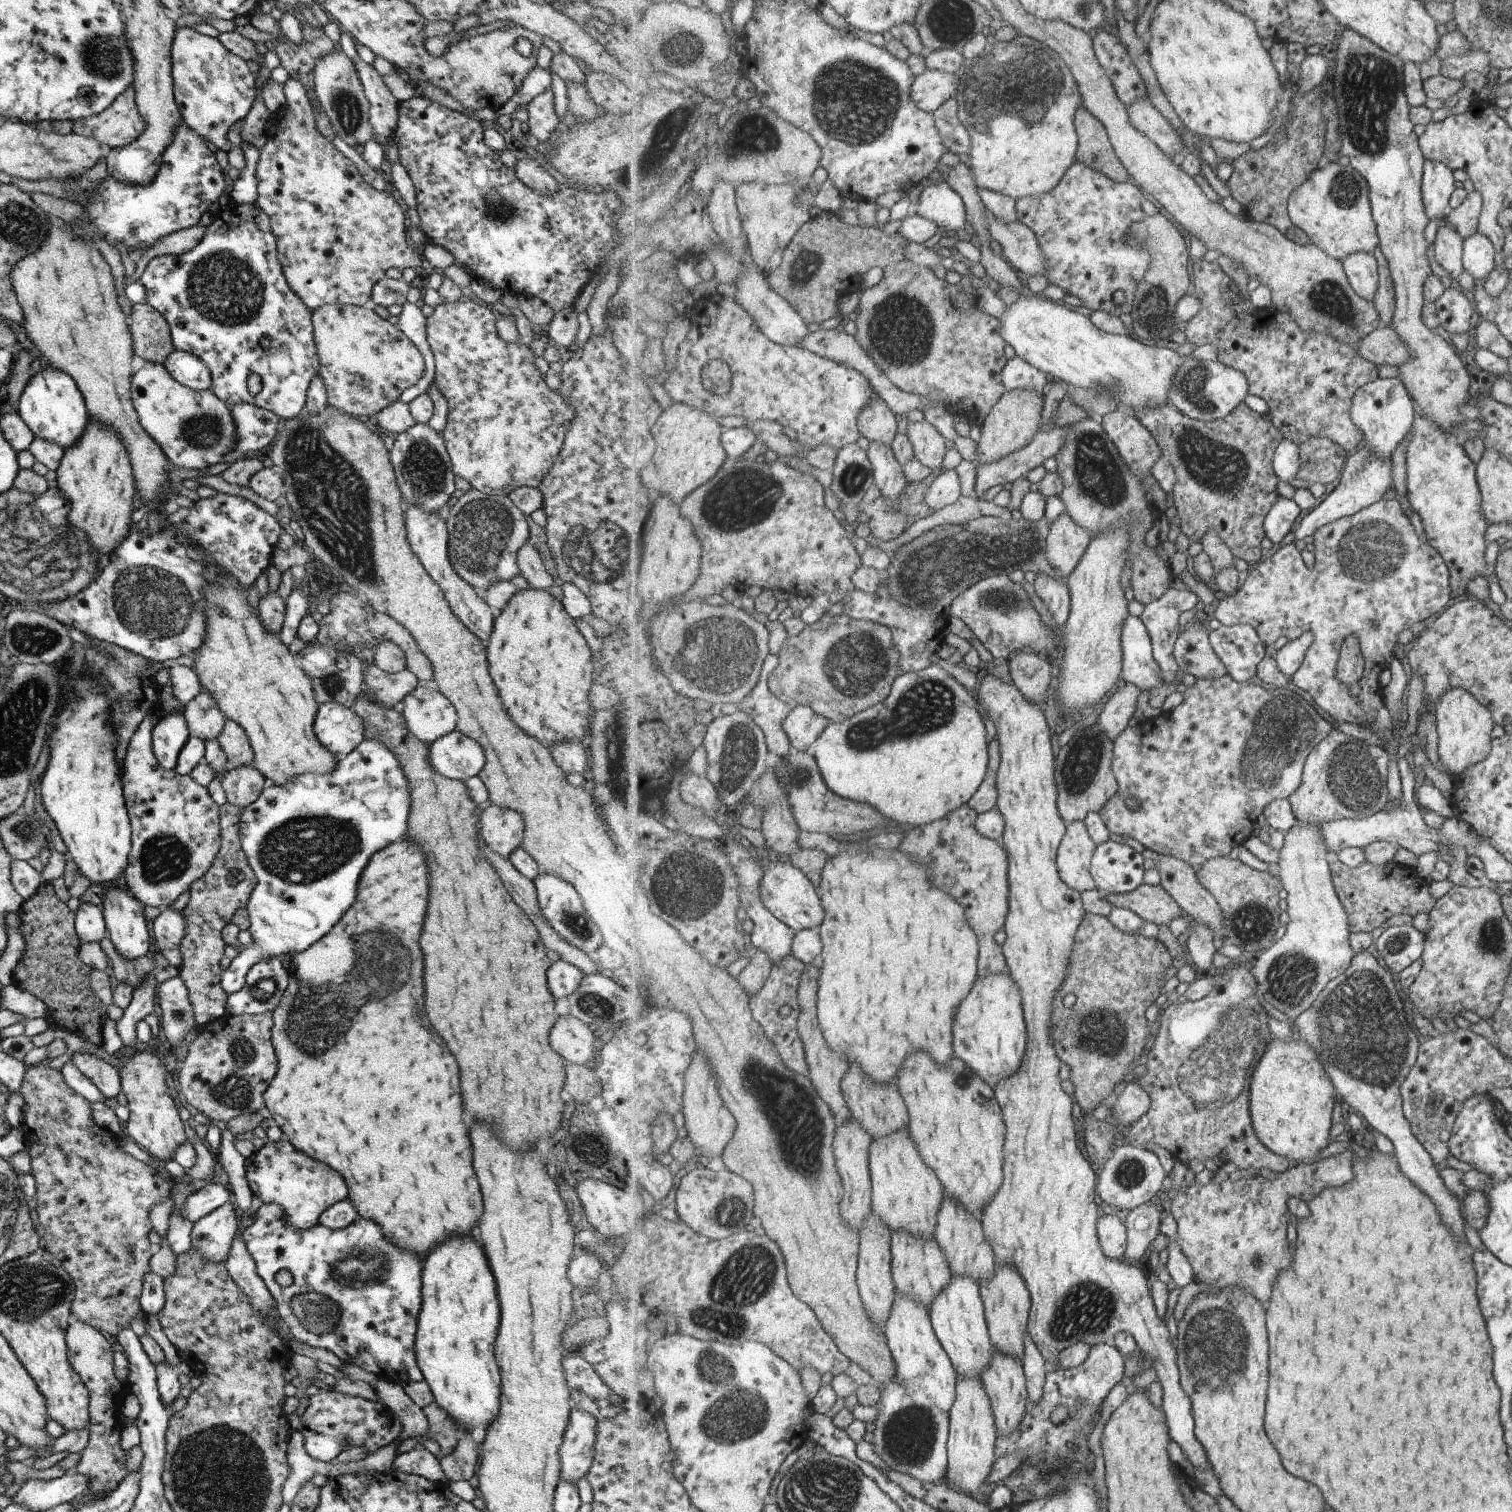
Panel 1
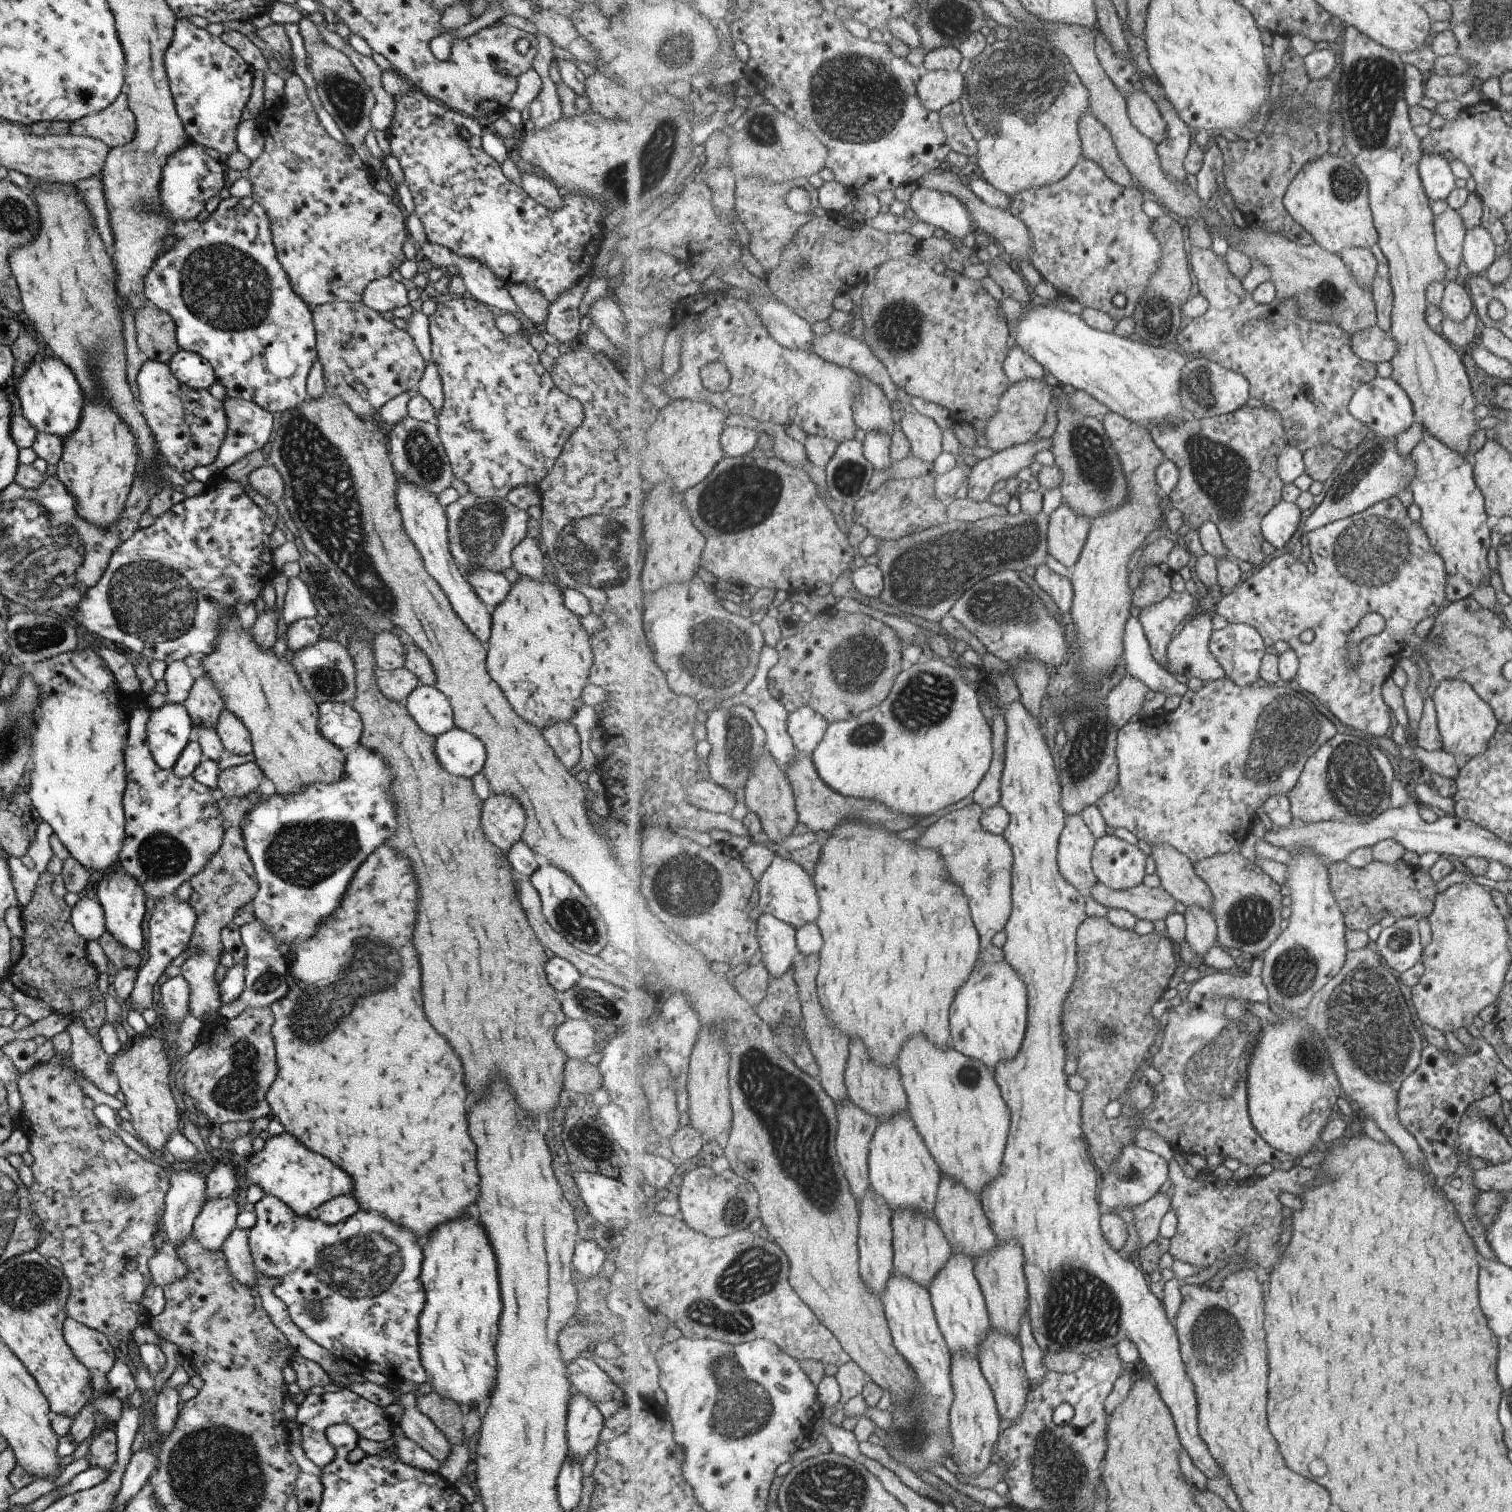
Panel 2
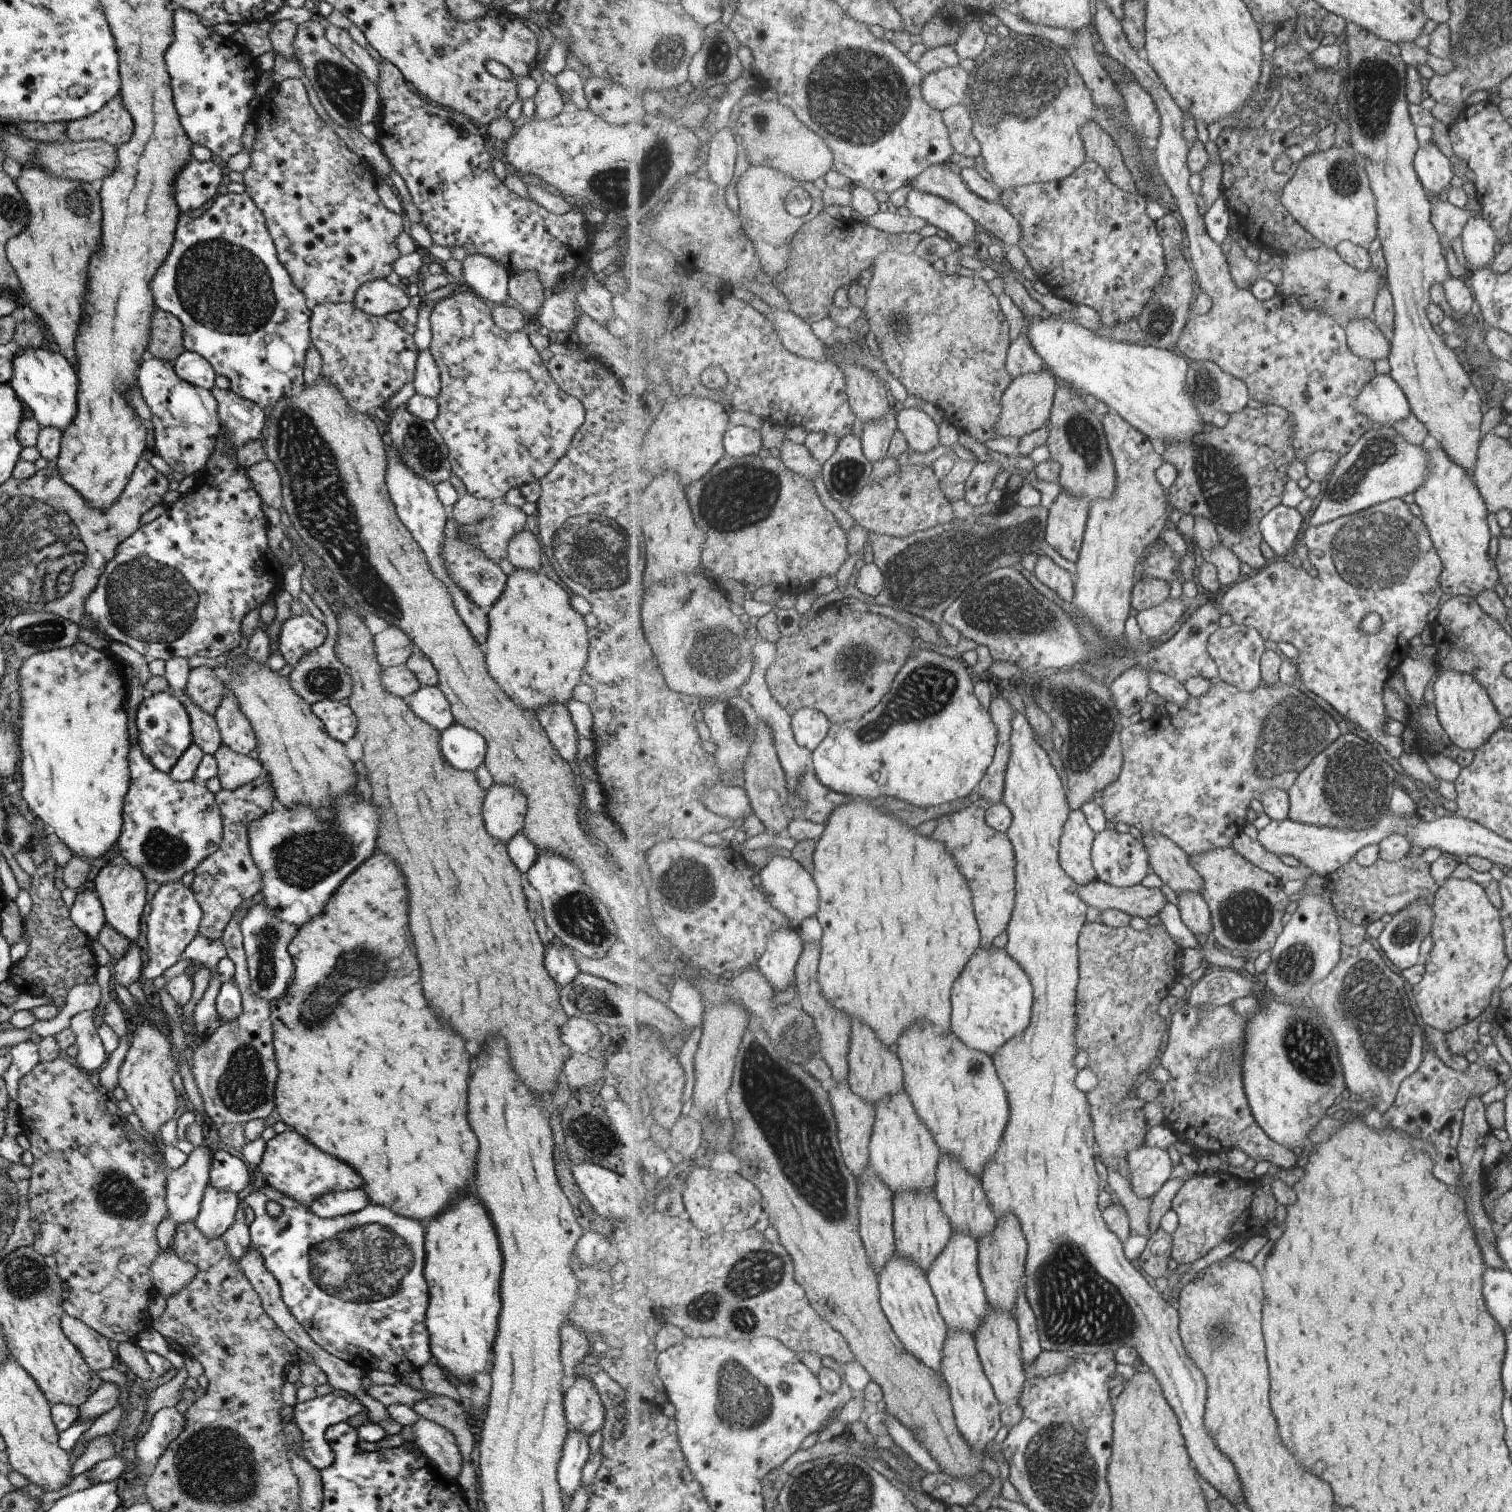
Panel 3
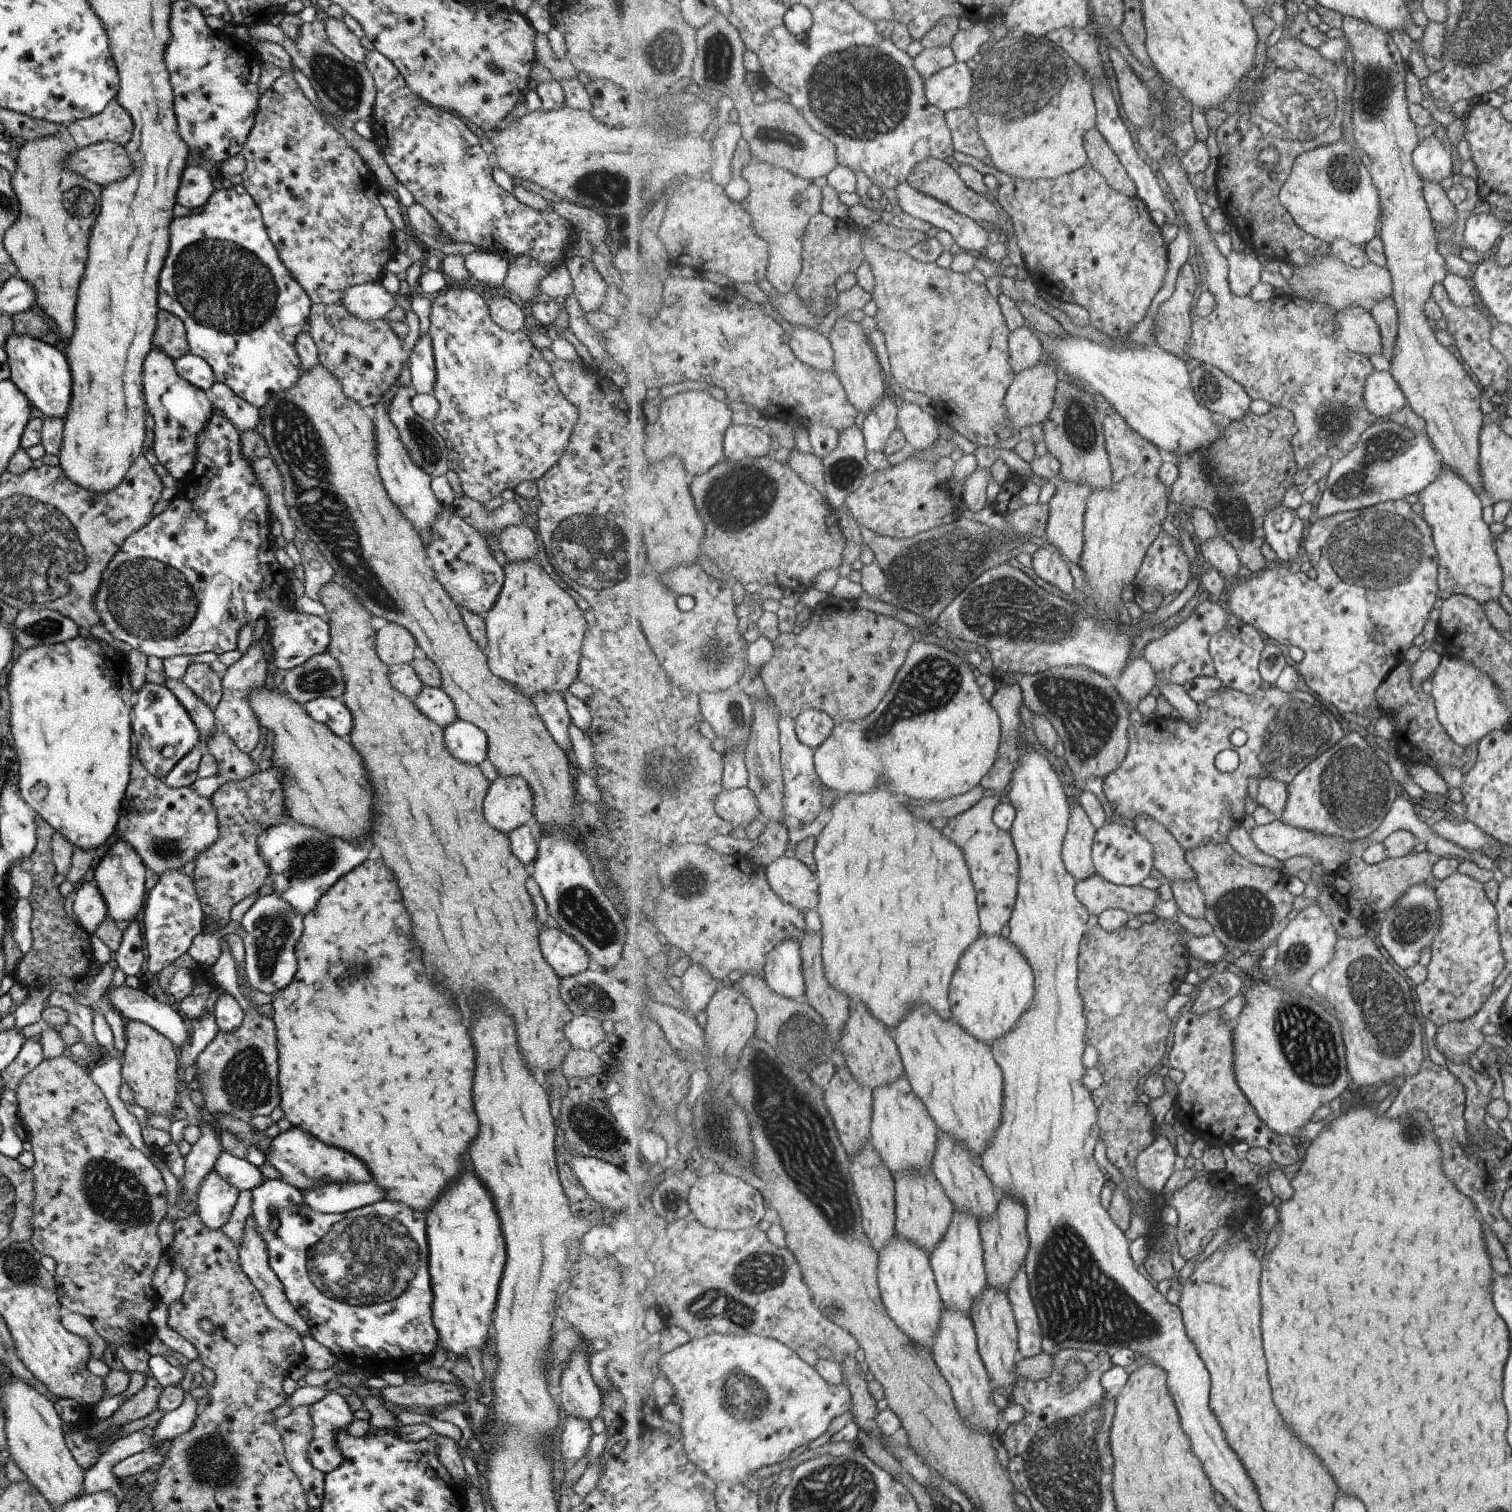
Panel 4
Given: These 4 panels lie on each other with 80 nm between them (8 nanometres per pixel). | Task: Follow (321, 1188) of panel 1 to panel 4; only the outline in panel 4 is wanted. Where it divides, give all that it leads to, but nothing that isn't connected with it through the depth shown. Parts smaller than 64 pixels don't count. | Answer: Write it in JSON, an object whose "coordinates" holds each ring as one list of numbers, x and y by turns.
{"coordinates":[[290,1127,271,1138,270,1149,265,1153,265,1158,281,1174,281,1181,293,1185,302,1194,305,1189,319,1183,369,1182,372,1178,359,1158,353,1158,353,1154,341,1148,333,1148,297,1127]]}

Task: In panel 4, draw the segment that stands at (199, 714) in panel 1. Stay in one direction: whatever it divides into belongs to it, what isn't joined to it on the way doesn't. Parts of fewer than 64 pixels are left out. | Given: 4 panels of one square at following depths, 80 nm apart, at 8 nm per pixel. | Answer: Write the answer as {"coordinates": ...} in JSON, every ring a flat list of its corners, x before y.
{"coordinates":[[190,662,183,673,182,681,211,710,216,707,222,693,220,679,207,663]]}

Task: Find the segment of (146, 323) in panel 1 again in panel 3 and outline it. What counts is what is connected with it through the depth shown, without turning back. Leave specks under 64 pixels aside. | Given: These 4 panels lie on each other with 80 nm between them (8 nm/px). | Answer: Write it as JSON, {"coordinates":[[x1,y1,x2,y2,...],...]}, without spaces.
{"coordinates":[[157,309,150,320,147,356,160,358,172,363,184,351,182,345,182,324,170,312]]}

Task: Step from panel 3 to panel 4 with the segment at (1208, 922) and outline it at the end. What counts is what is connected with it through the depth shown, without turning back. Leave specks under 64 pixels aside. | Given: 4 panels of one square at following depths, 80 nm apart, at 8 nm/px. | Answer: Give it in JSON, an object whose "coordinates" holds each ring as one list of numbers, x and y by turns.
{"coordinates":[[1179,879,1170,883,1173,898,1176,899,1180,910,1193,918,1206,918,1206,896,1198,880,1186,881]]}

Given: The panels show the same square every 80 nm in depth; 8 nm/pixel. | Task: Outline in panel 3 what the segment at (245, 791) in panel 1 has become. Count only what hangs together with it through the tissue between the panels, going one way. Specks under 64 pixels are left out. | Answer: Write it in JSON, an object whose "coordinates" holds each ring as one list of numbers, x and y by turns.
{"coordinates":[[221,743,215,753,212,754,217,765,216,777,220,782,221,789,233,790,246,785,248,782,262,776,263,766,257,759,251,759,249,754,234,753,227,745]]}

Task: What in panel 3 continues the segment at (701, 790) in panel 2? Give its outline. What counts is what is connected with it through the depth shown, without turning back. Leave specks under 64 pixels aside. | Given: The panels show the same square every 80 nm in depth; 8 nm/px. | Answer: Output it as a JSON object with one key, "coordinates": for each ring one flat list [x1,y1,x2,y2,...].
{"coordinates":[[717,784,702,792,702,801,706,802,711,810,733,820,747,818,754,813,747,789,743,787,728,787]]}

